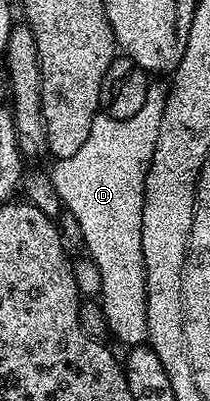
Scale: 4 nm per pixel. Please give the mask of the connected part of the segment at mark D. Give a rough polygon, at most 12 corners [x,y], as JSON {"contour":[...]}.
{"contour":[[165,81],[53,164],[111,335],[148,339],[144,188]]}

